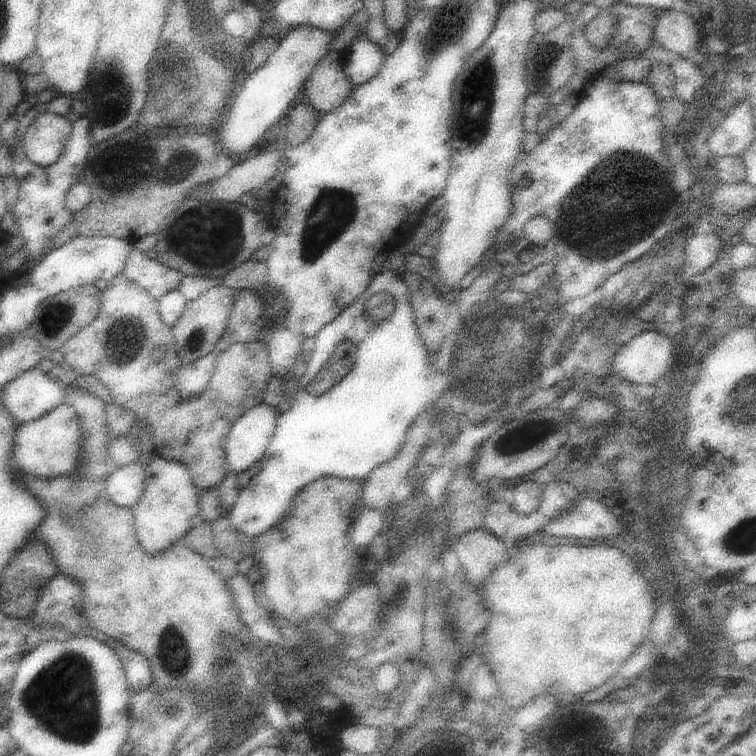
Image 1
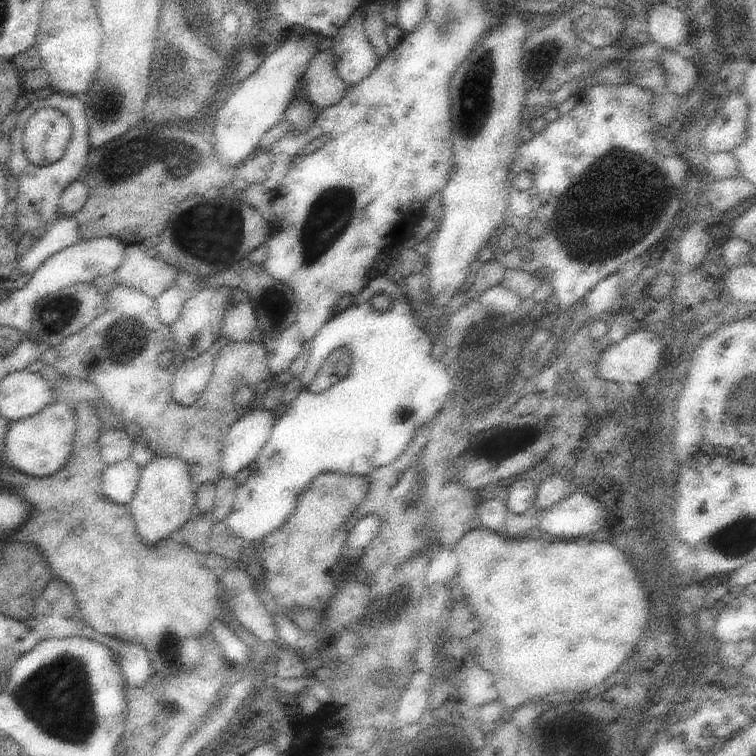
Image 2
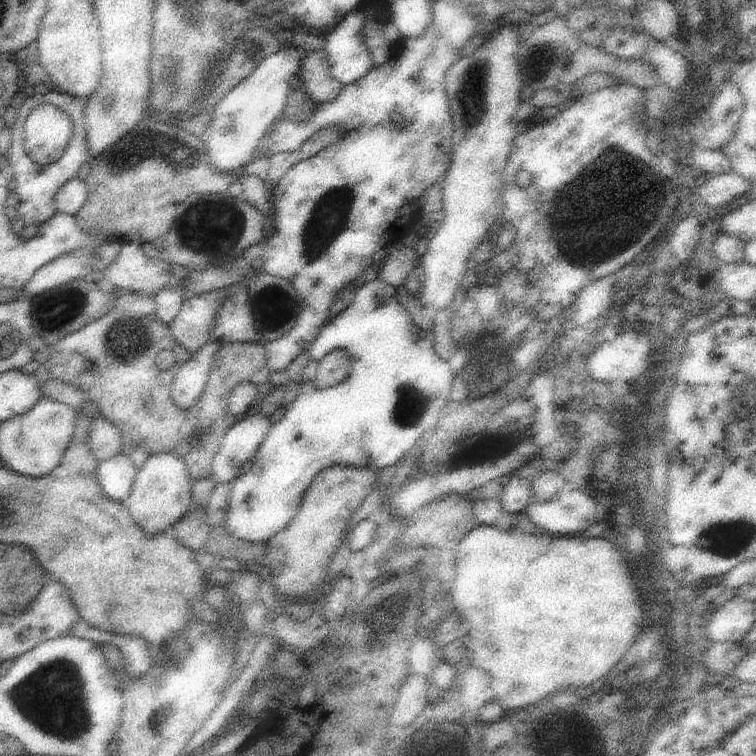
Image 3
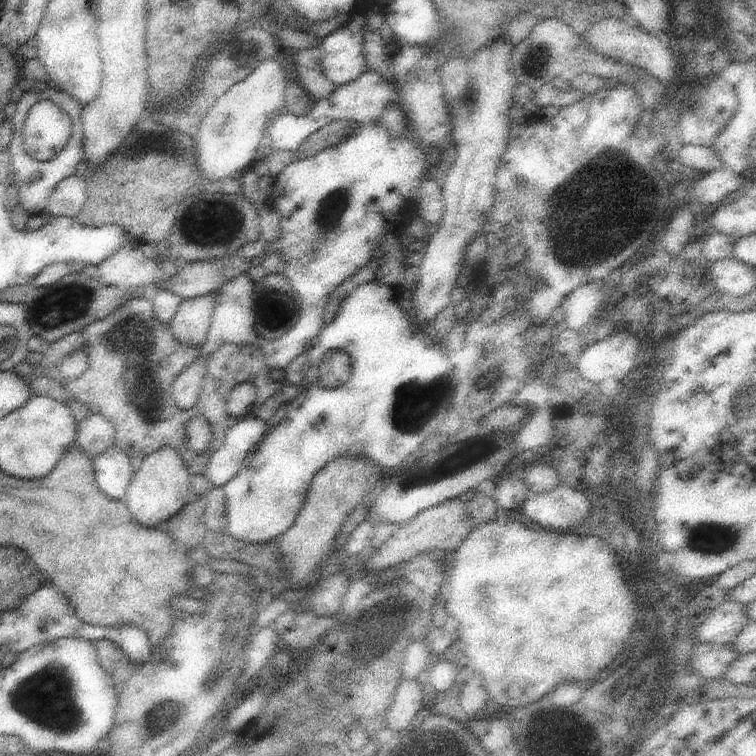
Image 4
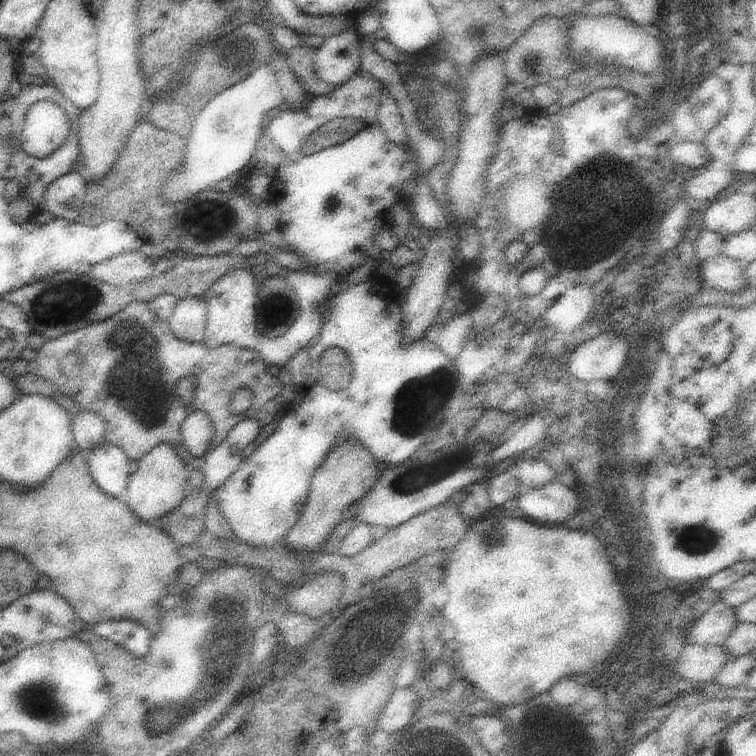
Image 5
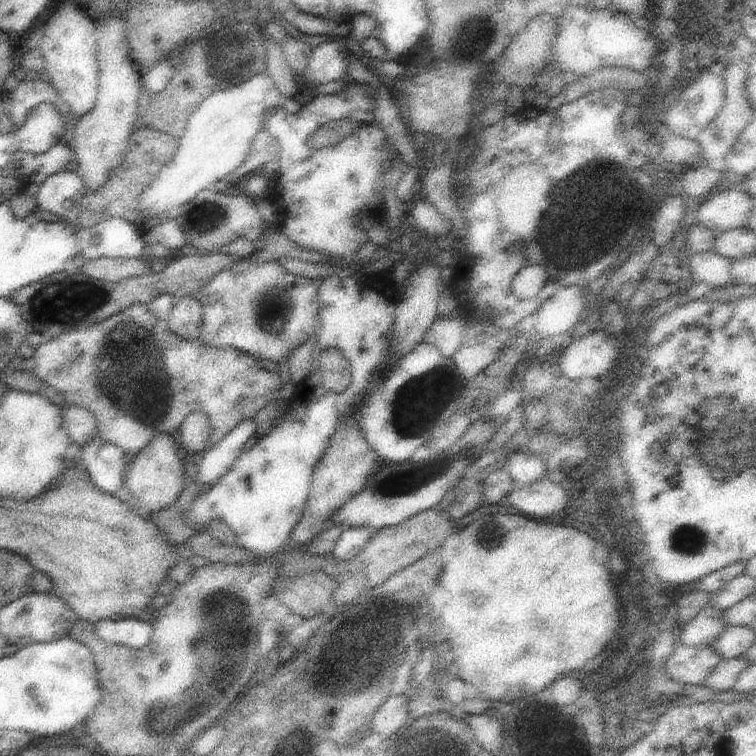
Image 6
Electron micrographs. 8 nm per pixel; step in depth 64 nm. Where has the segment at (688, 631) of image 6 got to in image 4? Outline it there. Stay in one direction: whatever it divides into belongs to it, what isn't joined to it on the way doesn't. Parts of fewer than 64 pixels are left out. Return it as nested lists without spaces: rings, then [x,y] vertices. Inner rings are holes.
[[[725,600],[717,608],[709,612],[709,616],[699,624],[699,630],[695,632],[697,644],[721,644],[731,646],[737,638],[737,634],[751,624],[751,620],[745,614],[745,604],[729,602]]]

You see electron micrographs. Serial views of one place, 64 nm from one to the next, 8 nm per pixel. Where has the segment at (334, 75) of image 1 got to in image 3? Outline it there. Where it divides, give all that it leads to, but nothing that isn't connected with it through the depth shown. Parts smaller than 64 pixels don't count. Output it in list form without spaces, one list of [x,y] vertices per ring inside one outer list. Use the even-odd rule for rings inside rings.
[[[319,46],[317,50],[309,50],[301,62],[299,86],[309,94],[309,100],[317,106],[321,102],[331,102],[339,90],[343,88],[331,74],[327,66],[325,50]]]

